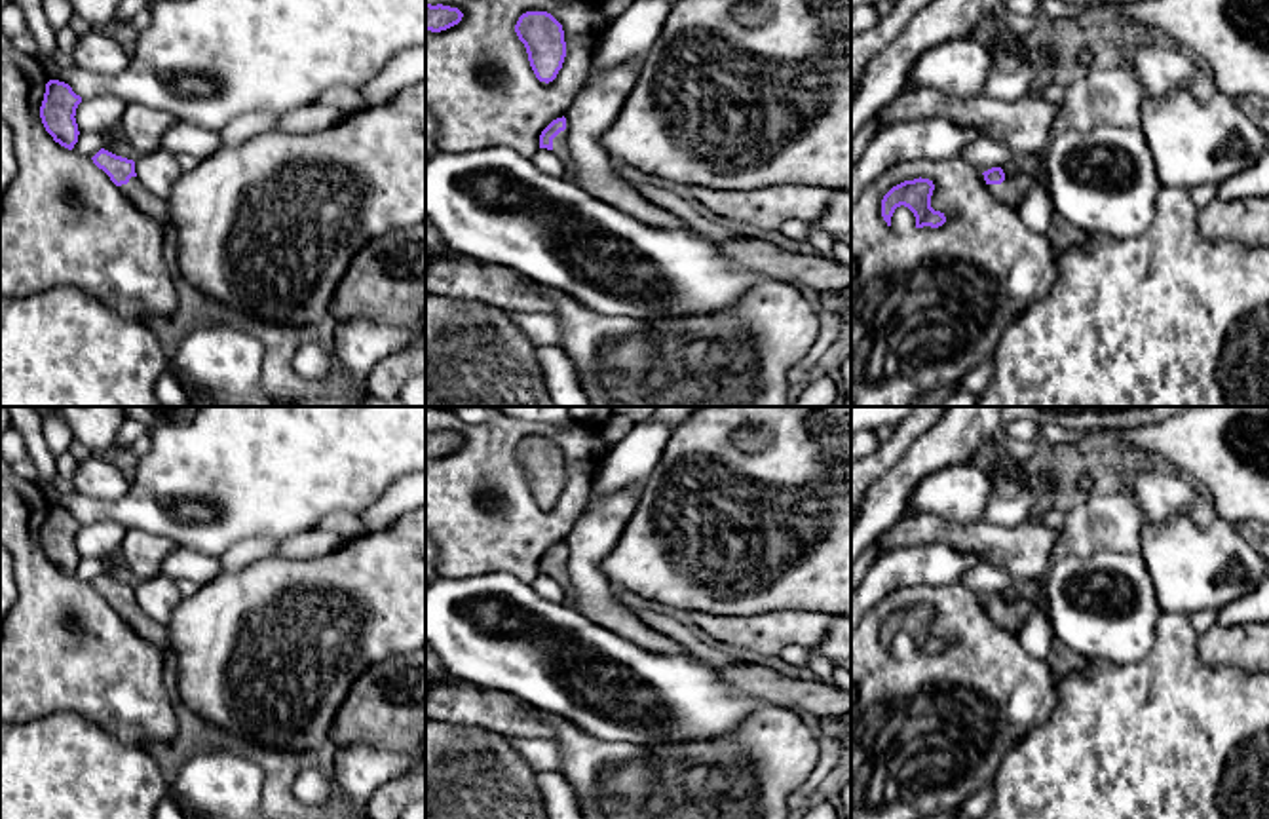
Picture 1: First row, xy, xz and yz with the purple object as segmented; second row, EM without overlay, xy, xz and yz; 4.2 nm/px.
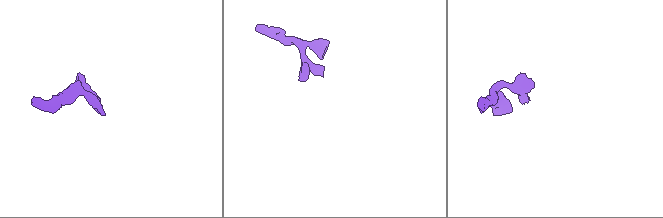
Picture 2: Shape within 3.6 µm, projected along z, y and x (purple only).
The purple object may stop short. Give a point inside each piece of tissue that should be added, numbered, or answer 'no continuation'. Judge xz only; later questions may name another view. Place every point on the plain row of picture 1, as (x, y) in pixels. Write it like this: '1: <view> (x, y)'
1: xz (561, 567)

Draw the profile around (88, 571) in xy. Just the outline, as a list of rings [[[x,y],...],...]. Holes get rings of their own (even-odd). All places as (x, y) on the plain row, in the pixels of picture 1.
[[[80,559],[74,578],[84,583],[93,583],[103,574],[103,564],[99,559]]]

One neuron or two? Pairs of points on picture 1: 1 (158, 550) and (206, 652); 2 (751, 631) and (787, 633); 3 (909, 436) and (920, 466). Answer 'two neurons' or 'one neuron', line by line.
1: two neurons
2: one neuron
3: two neurons

